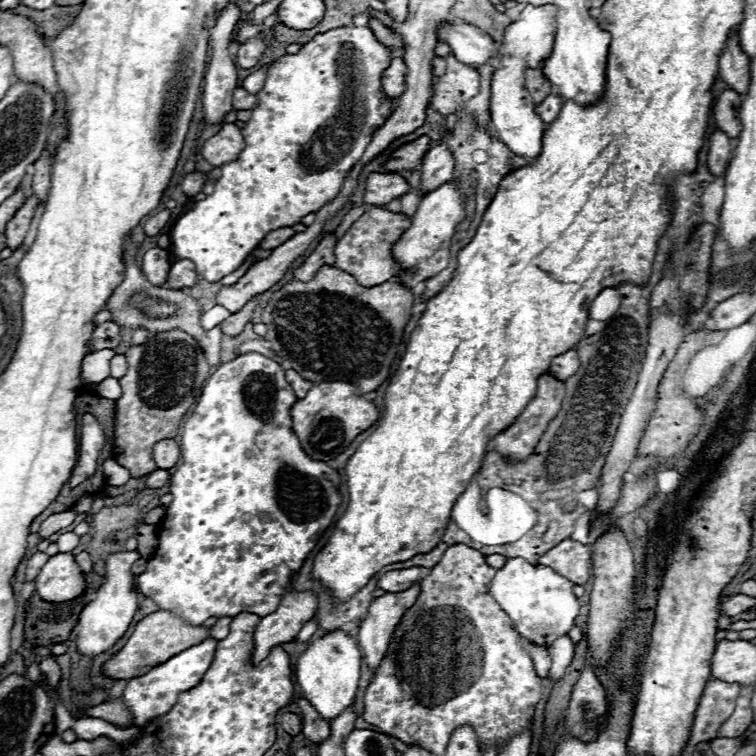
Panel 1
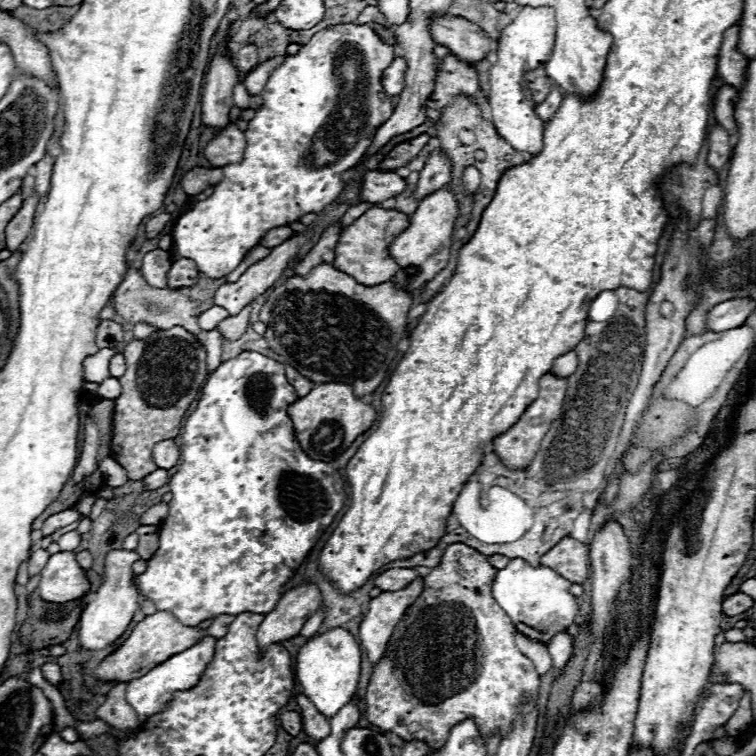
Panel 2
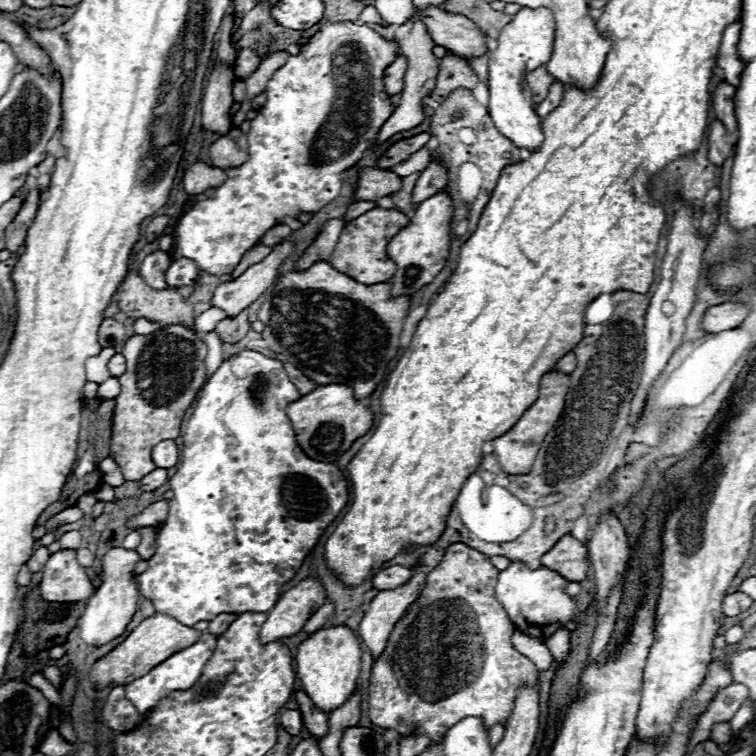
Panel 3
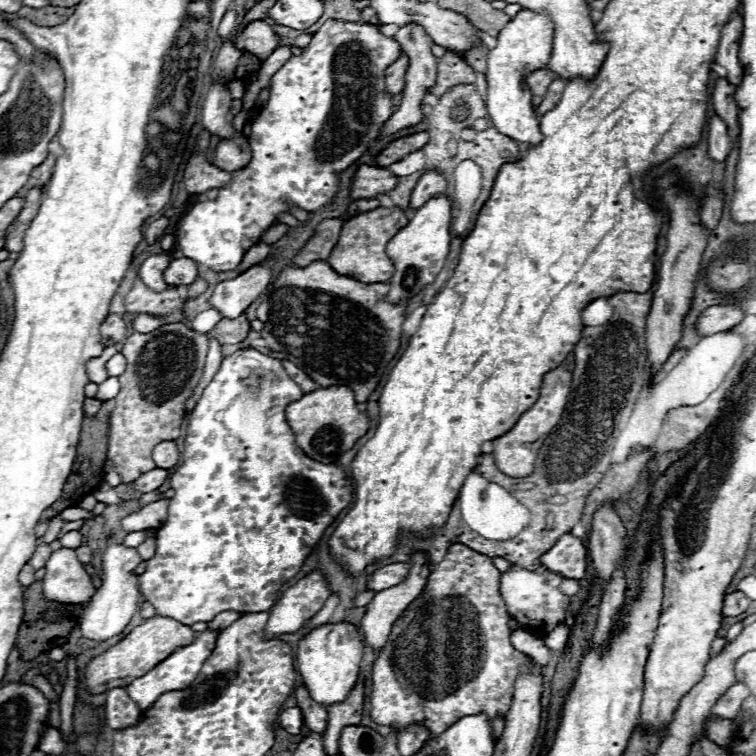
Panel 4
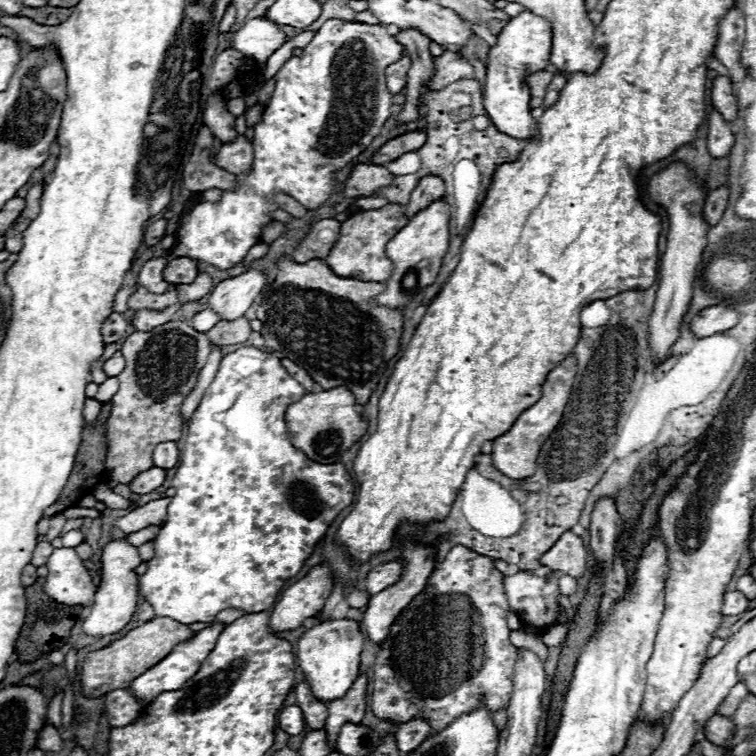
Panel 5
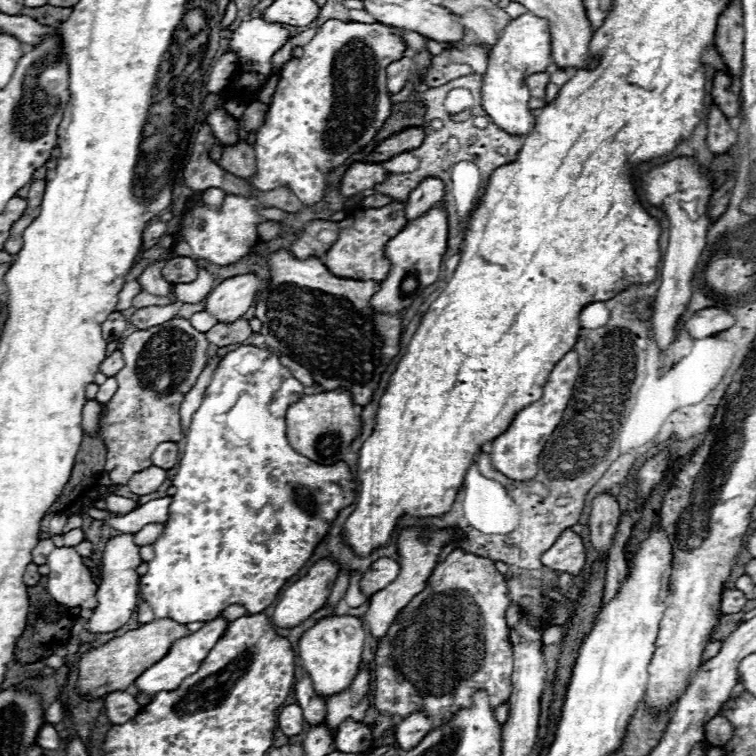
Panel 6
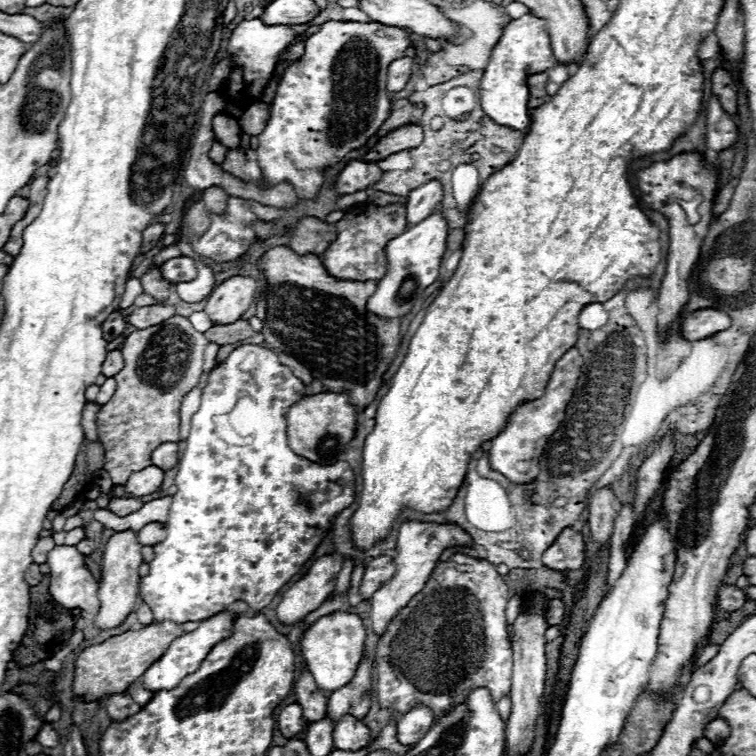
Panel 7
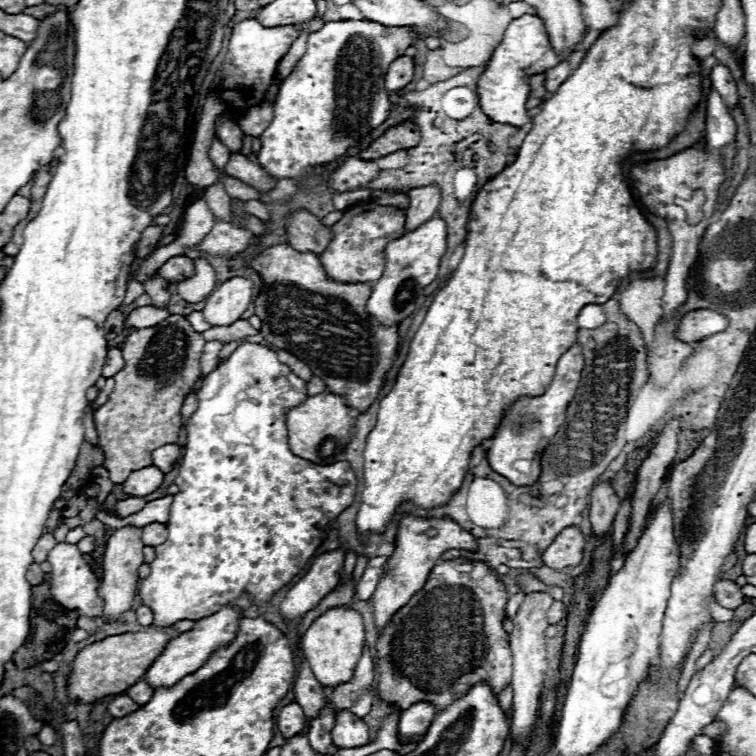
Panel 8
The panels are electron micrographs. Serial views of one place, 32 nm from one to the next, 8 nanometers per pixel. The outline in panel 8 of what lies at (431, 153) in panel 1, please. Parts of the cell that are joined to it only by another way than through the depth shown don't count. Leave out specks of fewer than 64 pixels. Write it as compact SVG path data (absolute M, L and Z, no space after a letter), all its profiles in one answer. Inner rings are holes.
M422 186L422 188L410 188L410 206L406 210L406 224L404 230L416 230L422 226L422 222L430 220L438 212L440 204L440 188L438 186Z

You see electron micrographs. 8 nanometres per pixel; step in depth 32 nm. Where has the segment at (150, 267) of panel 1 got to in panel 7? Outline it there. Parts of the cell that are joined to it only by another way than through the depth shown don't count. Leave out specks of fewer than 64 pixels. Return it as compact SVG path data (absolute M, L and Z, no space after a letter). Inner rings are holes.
M154 268L154 270L146 272L146 274L140 278L140 282L142 282L142 286L144 286L144 292L150 294L152 298L158 298L158 302L168 300L168 296L170 296L170 282L162 278L160 268Z

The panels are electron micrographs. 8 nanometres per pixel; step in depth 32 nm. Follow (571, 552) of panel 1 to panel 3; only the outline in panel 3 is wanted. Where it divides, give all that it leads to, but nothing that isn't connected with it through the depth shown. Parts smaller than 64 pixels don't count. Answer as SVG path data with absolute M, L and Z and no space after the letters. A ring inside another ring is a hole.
M562 536L554 548L550 548L542 558L542 566L562 574L566 580L582 582L588 572L588 548L574 536Z

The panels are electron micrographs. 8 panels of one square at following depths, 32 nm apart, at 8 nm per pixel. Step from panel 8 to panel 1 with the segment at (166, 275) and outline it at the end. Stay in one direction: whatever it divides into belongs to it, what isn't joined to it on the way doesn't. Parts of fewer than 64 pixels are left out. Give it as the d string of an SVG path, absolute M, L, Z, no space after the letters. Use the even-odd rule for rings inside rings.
M178 260L172 264L170 272L168 272L168 286L170 288L192 288L198 282L198 272L194 262L186 262L186 260Z

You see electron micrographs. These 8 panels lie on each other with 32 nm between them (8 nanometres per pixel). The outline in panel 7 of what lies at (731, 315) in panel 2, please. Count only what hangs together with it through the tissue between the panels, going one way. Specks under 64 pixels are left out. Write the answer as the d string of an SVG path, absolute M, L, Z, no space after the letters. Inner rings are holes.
M702 308L702 310L696 310L682 320L680 336L694 342L694 340L708 338L716 332L722 332L726 328L730 328L728 314L724 314L720 310L712 310L712 308Z

